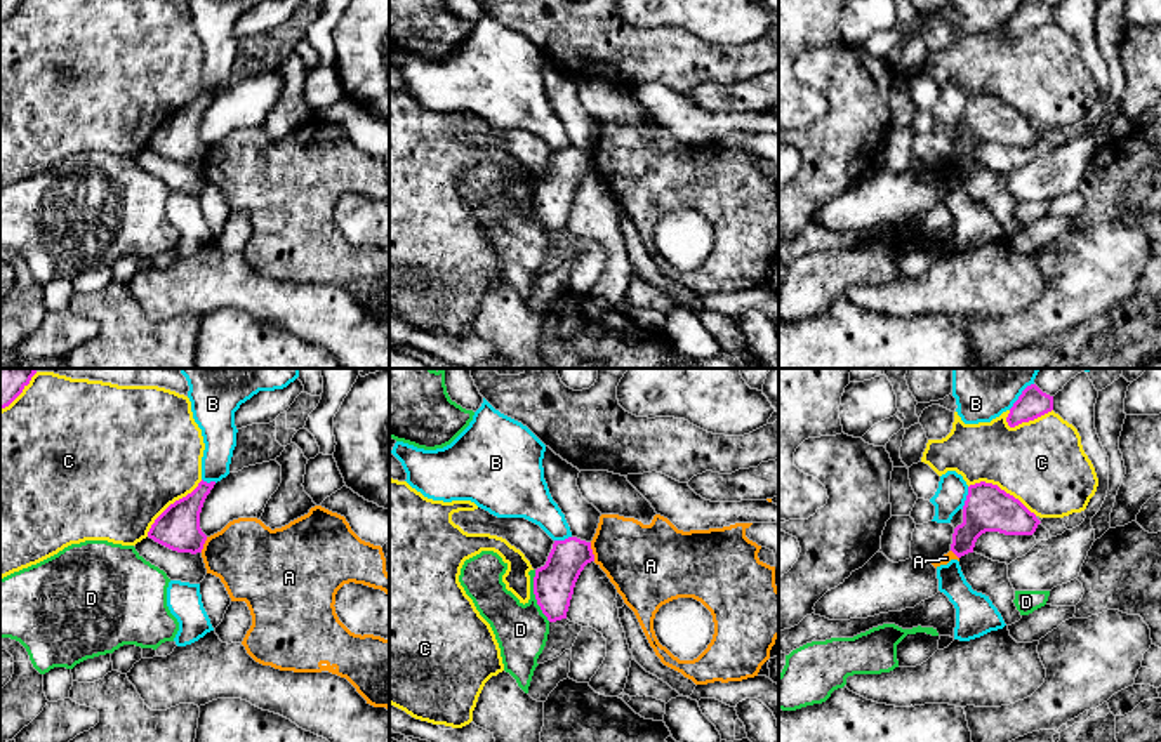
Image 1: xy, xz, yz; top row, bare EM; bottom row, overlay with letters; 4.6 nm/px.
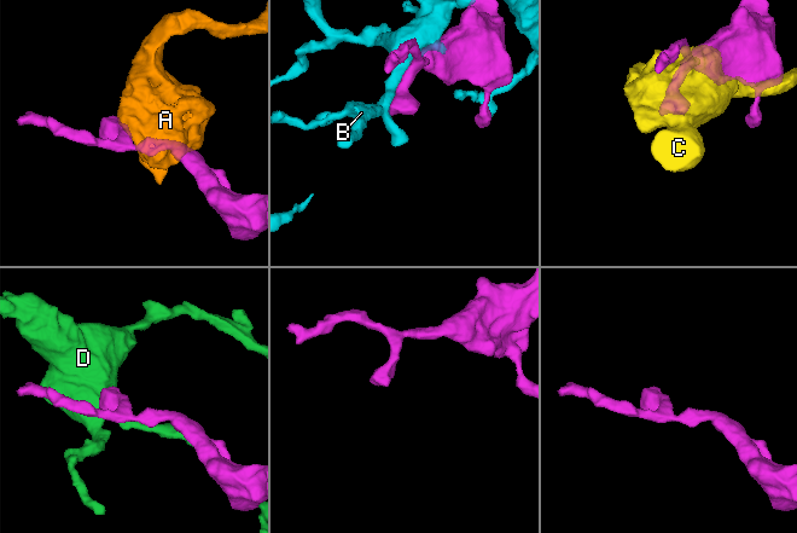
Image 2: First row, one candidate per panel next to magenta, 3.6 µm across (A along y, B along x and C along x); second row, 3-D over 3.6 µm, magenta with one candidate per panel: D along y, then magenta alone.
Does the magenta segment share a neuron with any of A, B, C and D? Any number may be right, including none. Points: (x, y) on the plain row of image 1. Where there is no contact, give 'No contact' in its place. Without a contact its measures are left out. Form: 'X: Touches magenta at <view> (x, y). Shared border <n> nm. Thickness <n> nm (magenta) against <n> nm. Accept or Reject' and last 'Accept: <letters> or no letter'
A: Touches magenta at xz (591, 162). Shared border 90 nm. Thickness 190 nm (magenta) against 360 nm. Reject
B: Touches magenta at yz (967, 108). Shared border 110 nm. Thickness 220 nm (magenta) against 140 nm. Reject
C: Touches magenta at yz (1003, 101). Shared border 340 nm. Thickness 220 nm (magenta) against 400 nm. Reject
D: Touches magenta at xz (536, 207). Shared border 260 nm. Thickness 190 nm (magenta) against 240 nm. Reject
Accept: no letter

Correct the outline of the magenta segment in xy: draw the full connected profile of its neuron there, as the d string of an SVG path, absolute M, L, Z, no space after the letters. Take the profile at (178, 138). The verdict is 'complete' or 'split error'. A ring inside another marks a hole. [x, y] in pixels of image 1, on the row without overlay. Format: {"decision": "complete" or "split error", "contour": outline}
{"decision": "complete", "contour": "M202 90L191 104L170 115L155 130L148 148L177 163L202 163L207 146L200 139L200 123L214 96Z"}

